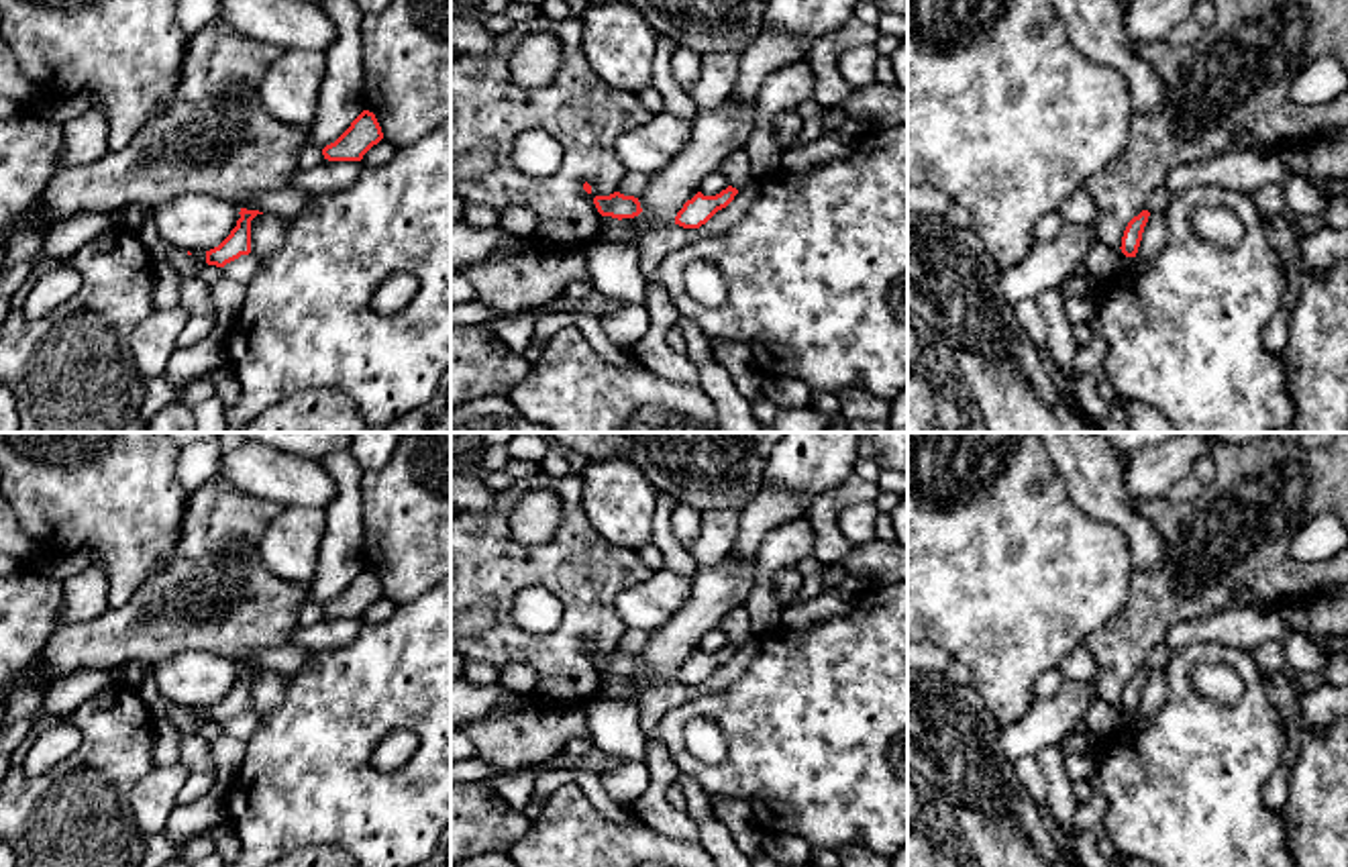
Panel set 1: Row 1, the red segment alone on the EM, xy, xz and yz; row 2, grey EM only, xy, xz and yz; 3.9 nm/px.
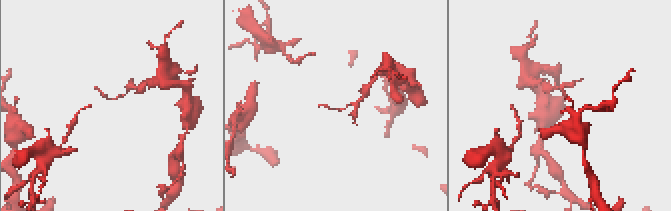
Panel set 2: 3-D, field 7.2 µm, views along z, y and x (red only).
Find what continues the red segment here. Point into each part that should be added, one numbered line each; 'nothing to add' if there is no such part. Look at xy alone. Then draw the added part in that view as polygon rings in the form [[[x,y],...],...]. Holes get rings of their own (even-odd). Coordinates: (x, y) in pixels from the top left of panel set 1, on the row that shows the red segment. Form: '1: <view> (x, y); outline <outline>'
nothing to add

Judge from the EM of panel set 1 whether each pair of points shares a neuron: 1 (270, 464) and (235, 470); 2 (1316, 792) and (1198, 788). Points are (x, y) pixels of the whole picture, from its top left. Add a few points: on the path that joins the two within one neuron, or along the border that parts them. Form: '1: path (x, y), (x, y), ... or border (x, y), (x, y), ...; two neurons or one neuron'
1: path (262, 468), (243, 468); one neuron
2: border (1279, 812), (1289, 845); two neurons

